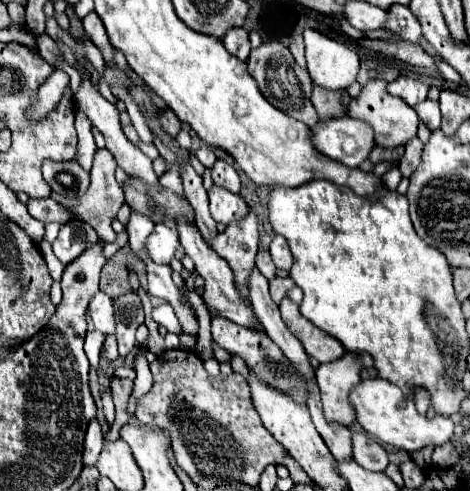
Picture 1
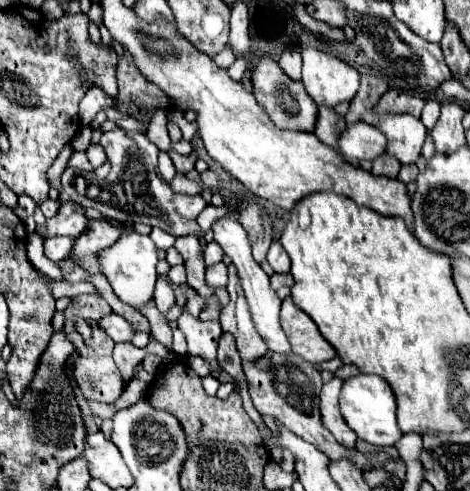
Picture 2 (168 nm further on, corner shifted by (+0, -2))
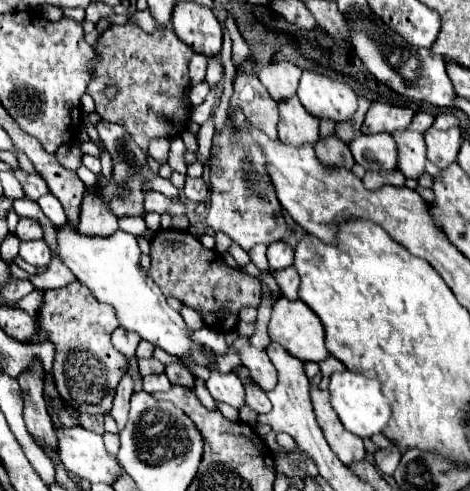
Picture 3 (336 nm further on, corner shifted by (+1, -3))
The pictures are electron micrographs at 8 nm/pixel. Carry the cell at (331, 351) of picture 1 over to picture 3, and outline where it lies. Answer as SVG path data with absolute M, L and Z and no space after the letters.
M281 296L275 304L273 304L273 312L271 312L271 320L269 320L269 338L277 344L281 344L283 348L287 348L287 352L303 362L321 362L323 358L329 356L327 348L325 348L325 330L323 324L319 320L319 316L303 302L303 300L287 300L285 296Z

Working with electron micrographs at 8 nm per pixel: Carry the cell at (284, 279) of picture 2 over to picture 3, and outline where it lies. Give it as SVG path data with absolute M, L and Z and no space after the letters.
M289 266L289 268L283 268L283 270L275 270L273 276L275 276L283 296L289 298L289 300L295 300L297 298L297 288L299 288L299 274L297 274L297 270L293 266Z

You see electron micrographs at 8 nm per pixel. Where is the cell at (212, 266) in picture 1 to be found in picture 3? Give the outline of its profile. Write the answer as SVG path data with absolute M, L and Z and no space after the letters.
M187 306L181 308L181 316L183 316L185 324L187 324L191 330L199 330L199 328L205 326L205 324L203 324L203 318L201 318L195 310L191 310L191 308L187 308Z

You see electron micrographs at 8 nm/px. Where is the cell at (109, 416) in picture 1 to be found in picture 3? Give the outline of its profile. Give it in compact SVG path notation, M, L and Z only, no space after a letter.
M105 432L105 434L103 434L103 440L105 440L105 448L107 448L107 452L109 452L111 456L117 458L117 452L119 452L119 446L121 446L121 442L119 442L119 434L109 434L109 432Z

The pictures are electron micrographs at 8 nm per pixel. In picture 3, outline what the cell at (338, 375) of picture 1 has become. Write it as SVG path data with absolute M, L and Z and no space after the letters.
M311 384L311 400L315 406L317 422L325 434L331 450L337 454L337 458L343 464L353 464L353 462L363 460L365 458L363 440L359 436L351 434L349 430L345 430L345 426L341 424L339 416L335 414L335 410L329 402L329 392L323 392Z

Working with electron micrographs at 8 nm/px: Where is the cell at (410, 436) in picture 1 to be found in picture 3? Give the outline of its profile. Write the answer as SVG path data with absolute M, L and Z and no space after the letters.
M349 370L331 374L329 394L331 394L333 410L337 412L343 426L361 438L369 438L377 432L383 432L383 428L387 426L387 418L391 418L389 404L381 392L381 384L377 380L365 378L363 374L355 374Z

